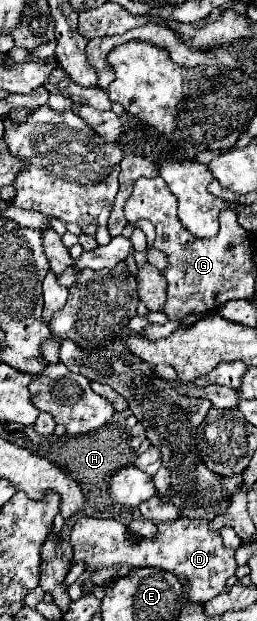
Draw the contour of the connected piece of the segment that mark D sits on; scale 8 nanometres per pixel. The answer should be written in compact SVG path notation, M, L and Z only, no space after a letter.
M82 517L74 525L70 537L70 543L74 547L74 563L86 561L88 571L96 571L116 563L124 567L160 567L174 575L184 575L190 581L190 599L200 603L214 599L226 587L226 579L236 573L236 551L224 547L220 533L212 531L208 527L208 521L180 517L174 523L158 525L158 531L160 533L154 541L140 539L138 543L132 543L120 521Z

